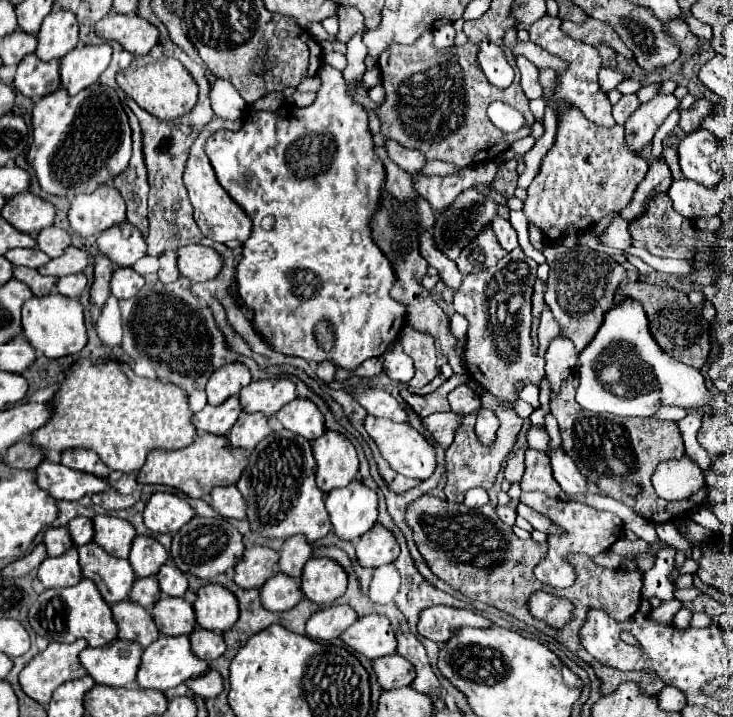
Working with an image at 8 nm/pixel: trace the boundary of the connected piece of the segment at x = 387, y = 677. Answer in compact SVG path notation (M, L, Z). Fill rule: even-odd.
M397 654L373 660L373 672L375 672L377 682L381 684L383 690L409 686L415 678L413 664L401 656L397 656Z

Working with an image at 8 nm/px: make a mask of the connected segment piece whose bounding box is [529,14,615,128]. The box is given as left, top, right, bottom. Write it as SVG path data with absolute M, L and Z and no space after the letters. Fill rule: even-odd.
M547 14L547 16L543 16L541 20L537 20L537 22L533 22L533 24L529 26L529 40L531 40L533 44L537 44L539 48L543 48L543 50L547 50L549 54L555 54L555 56L559 56L561 60L567 62L567 70L561 72L561 74L555 74L557 86L555 86L553 94L551 94L549 98L545 98L547 106L553 108L555 116L561 116L567 106L575 106L577 110L583 112L583 116L585 116L587 120L595 122L597 126L605 126L605 128L615 126L615 120L613 120L613 116L611 116L611 102L609 102L607 94L601 92L599 82L597 82L597 74L599 74L599 70L601 70L601 66L603 66L597 48L587 46L587 44L581 44L581 42L577 42L577 40L569 40L569 38L561 32L561 24L562 21L559 20L559 18L553 18L553 16Z

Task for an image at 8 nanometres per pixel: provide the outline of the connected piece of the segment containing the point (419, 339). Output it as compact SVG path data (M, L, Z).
M405 326L401 332L401 346L403 346L405 354L409 354L415 362L415 376L409 382L409 386L421 388L425 384L429 384L439 374L433 336L421 334L421 332Z

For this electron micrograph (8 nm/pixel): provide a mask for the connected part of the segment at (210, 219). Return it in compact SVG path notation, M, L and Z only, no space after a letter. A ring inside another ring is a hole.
M213 118L203 130L201 134L197 136L197 140L193 142L191 146L191 152L189 152L189 160L185 164L185 174L183 174L183 180L185 180L185 186L189 190L189 198L191 198L191 204L193 204L193 210L195 210L195 222L199 226L199 230L203 232L203 236L215 240L215 242L229 242L229 240L239 240L239 242L245 242L249 236L251 236L251 220L249 216L245 216L245 212L233 202L233 198L223 190L223 186L217 182L215 178L215 172L203 152L203 146L205 146L205 140L209 138L209 134L213 134L215 130L223 128L223 126L235 126L235 130L239 130L243 126L243 120L221 120L221 118Z

